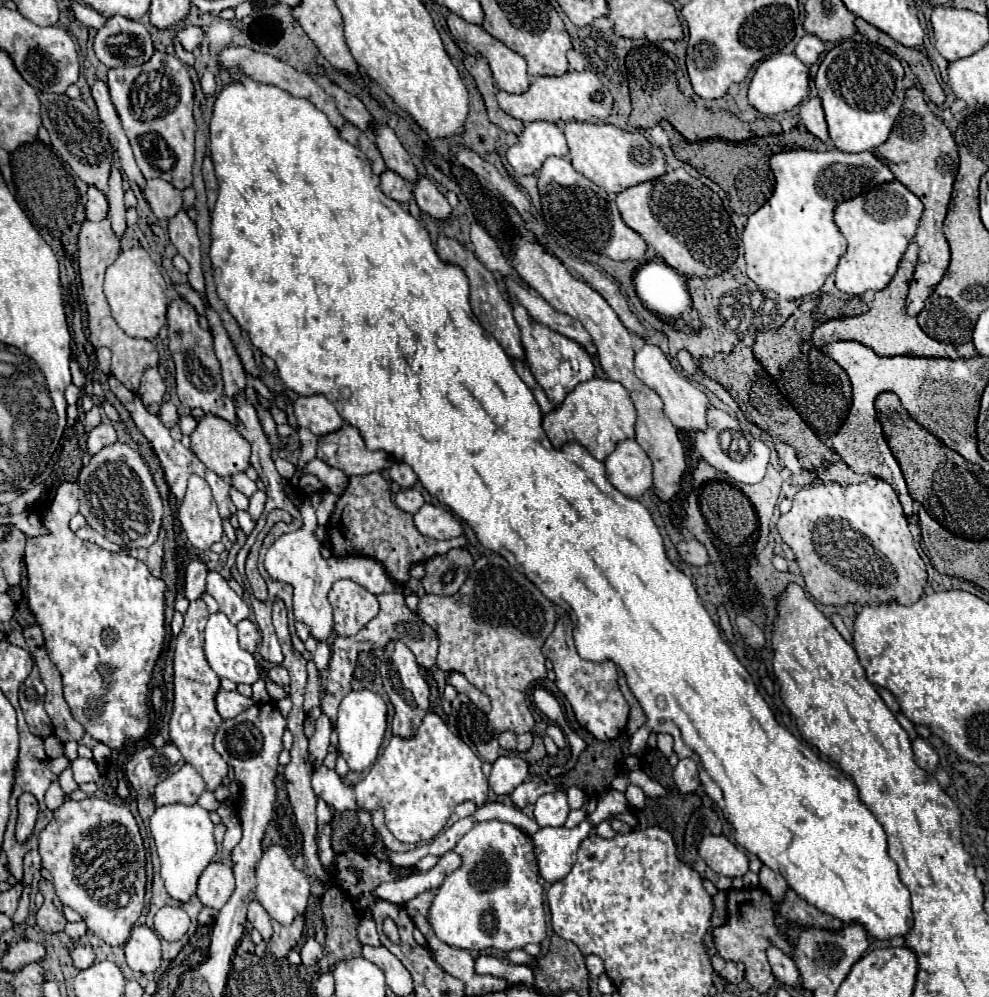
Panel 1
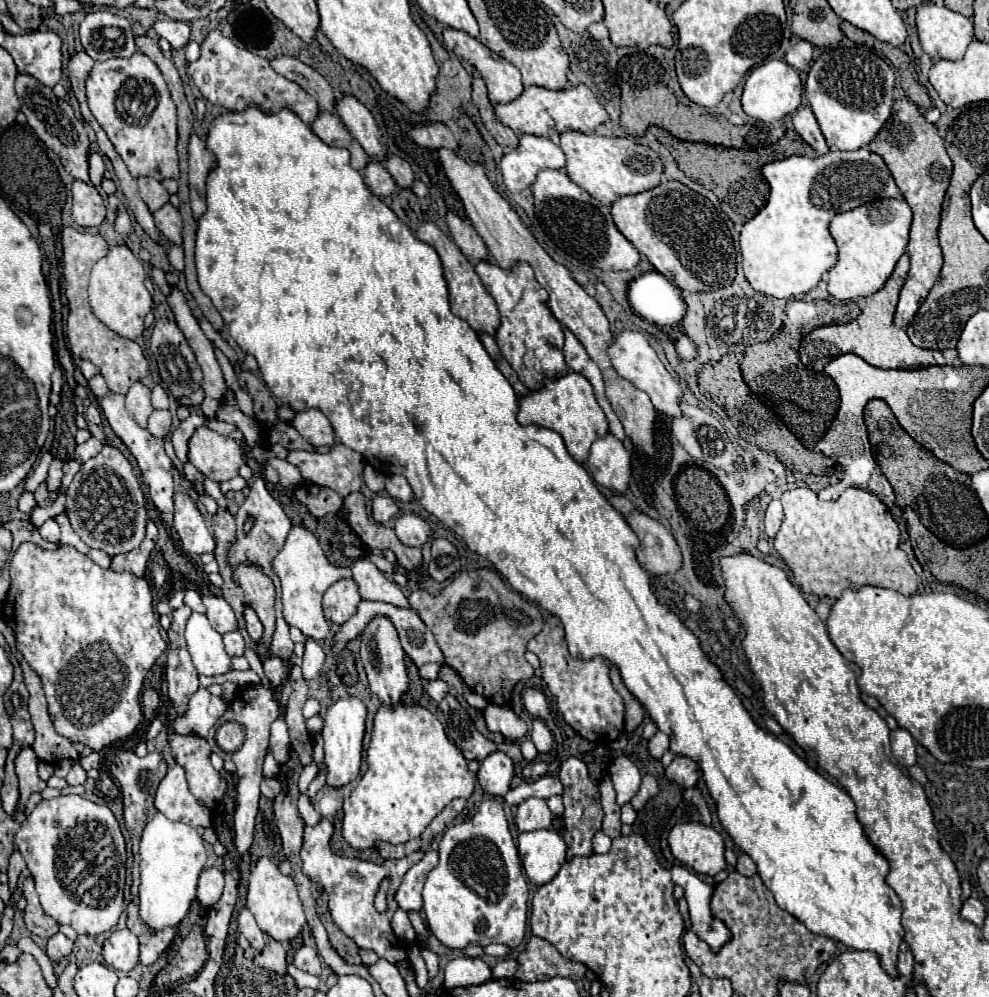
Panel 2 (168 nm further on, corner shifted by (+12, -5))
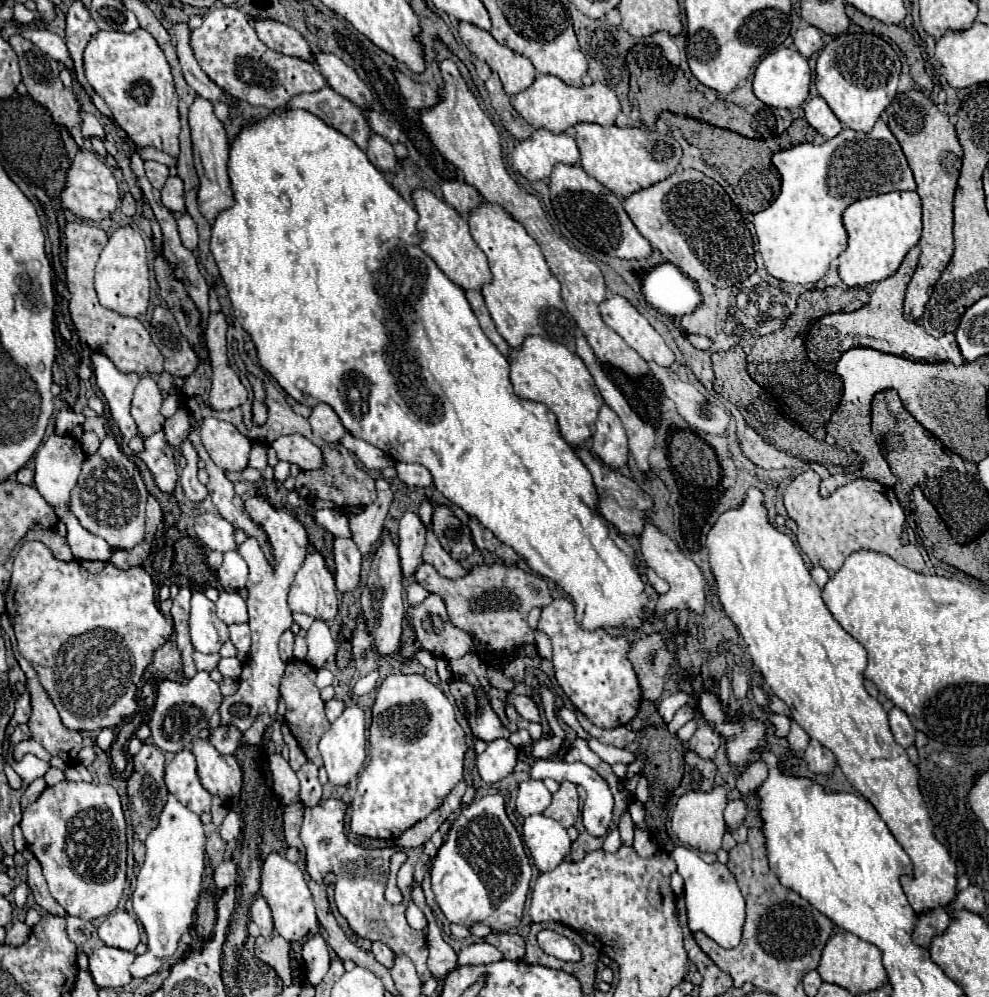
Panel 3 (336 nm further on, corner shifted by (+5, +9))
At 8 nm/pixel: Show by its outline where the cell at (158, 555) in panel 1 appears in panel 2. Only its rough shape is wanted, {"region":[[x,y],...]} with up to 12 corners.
{"region":[[148,520],[146,538],[136,550],[112,558],[110,570],[144,576],[158,538]]}

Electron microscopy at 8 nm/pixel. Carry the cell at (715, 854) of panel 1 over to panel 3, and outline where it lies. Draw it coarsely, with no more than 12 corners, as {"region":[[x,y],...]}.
{"region":[[725,790],[679,798],[671,828],[681,844],[717,854]]}

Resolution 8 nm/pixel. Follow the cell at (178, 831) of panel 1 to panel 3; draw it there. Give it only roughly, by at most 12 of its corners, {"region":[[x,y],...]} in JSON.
{"region":[[169,794],[133,892],[145,980],[175,952],[201,894],[207,838]]}

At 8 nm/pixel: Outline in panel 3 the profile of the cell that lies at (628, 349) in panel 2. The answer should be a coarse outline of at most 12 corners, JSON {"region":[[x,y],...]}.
{"region":[[623,296],[599,310],[645,362],[669,368],[675,354]]}

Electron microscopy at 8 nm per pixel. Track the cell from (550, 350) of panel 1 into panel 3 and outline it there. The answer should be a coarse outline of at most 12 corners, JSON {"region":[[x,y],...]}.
{"region":[[503,208],[471,212],[493,282],[481,294],[515,350],[567,344],[575,322],[539,244]]}

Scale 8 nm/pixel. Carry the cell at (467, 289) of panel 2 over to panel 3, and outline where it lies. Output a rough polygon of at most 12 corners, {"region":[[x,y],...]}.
{"region":[[415,190],[421,248],[463,290],[491,282],[467,220]]}

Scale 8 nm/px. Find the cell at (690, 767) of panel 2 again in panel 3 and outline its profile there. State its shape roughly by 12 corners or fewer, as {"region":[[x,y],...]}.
{"region":[[701,720],[687,742],[691,752],[713,760],[719,734]]}

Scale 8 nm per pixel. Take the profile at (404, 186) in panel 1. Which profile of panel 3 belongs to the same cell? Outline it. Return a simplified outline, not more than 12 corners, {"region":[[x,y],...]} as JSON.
{"region":[[371,136],[367,158],[381,172],[393,172],[397,156],[381,136]]}

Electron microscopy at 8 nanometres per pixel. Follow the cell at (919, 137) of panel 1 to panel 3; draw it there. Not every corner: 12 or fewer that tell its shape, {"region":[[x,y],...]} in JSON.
{"region":[[921,90],[883,118],[923,202],[921,256],[903,306],[919,320],[953,256],[963,150]]}

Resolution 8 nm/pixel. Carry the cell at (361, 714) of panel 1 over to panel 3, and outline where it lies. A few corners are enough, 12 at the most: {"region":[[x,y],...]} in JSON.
{"region":[[351,702],[319,742],[329,782],[365,762],[365,712]]}

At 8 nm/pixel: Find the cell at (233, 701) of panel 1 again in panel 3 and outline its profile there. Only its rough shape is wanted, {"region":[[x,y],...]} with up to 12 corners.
{"region":[[209,672],[157,684],[151,738],[179,752],[223,702]]}

